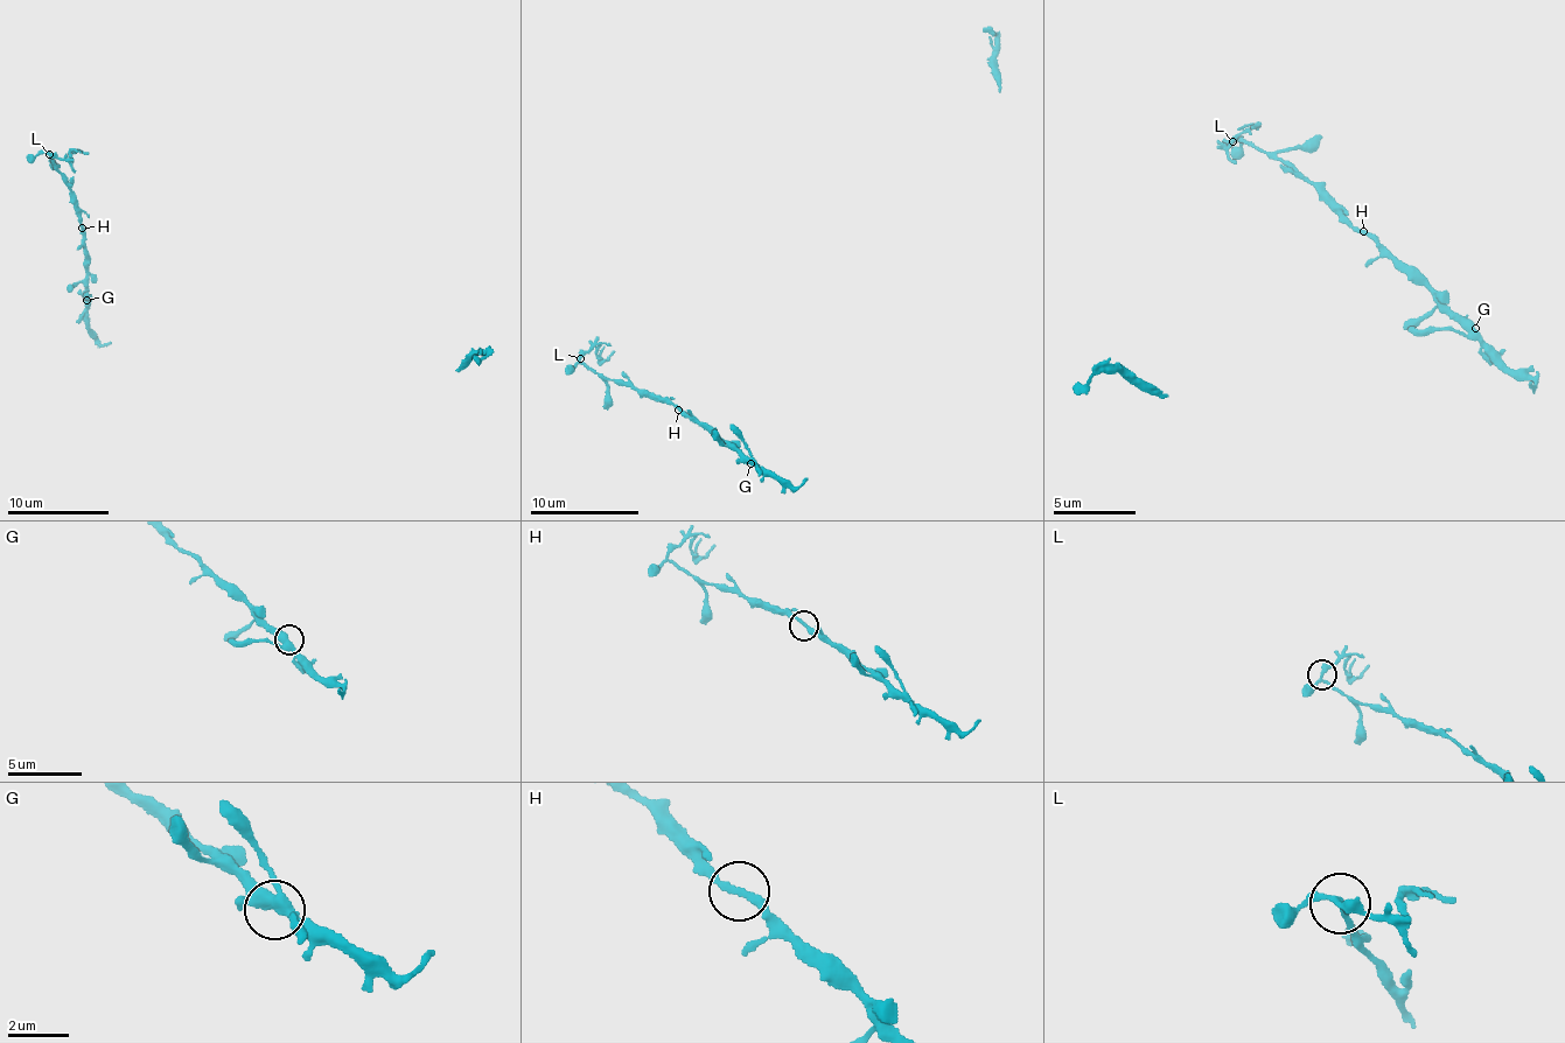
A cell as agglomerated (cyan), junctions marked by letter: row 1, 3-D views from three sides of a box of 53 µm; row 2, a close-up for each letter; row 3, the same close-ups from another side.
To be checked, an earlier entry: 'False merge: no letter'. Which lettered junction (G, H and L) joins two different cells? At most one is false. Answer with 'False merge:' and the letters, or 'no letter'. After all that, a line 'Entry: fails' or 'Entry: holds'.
False merge: L
Entry: fails

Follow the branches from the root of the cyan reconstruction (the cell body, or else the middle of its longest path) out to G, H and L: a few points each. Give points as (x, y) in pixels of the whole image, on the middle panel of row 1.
G: (738, 427), (750, 463)
H: (738, 427), (738, 435), (749, 452), (741, 456), (678, 410)
L: (738, 427), (738, 435), (749, 452), (741, 456), (671, 405), (650, 398), (628, 385), (621, 385), (580, 358)

